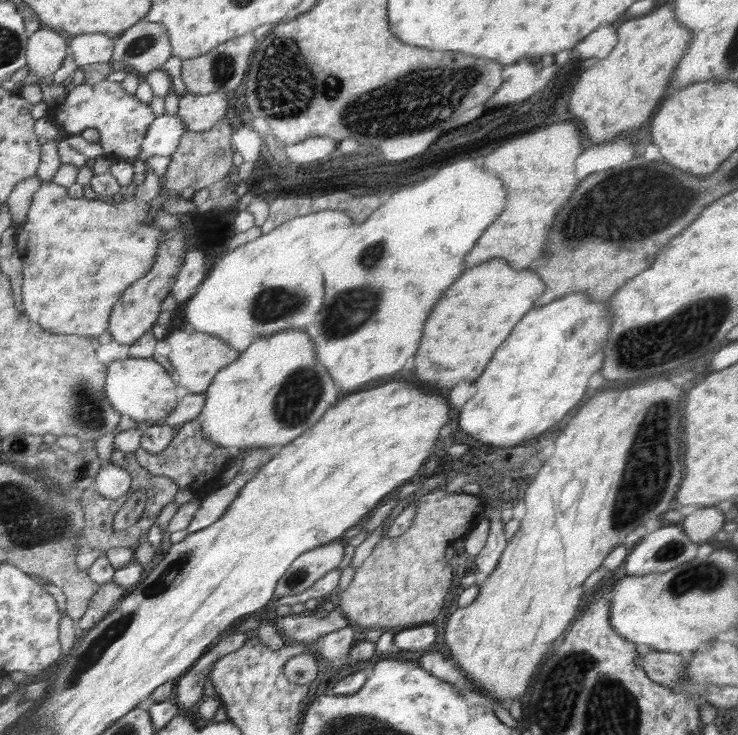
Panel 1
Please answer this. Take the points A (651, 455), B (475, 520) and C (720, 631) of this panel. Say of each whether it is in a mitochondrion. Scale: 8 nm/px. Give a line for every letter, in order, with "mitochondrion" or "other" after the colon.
A: mitochondrion
B: other
C: other

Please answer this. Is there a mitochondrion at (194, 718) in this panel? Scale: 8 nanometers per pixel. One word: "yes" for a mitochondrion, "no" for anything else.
no

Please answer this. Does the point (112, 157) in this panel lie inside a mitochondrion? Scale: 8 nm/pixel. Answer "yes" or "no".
no

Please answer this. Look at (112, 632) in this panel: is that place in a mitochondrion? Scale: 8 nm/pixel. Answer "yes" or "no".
yes

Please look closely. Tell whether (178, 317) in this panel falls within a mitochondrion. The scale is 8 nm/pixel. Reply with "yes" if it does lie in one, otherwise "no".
no

